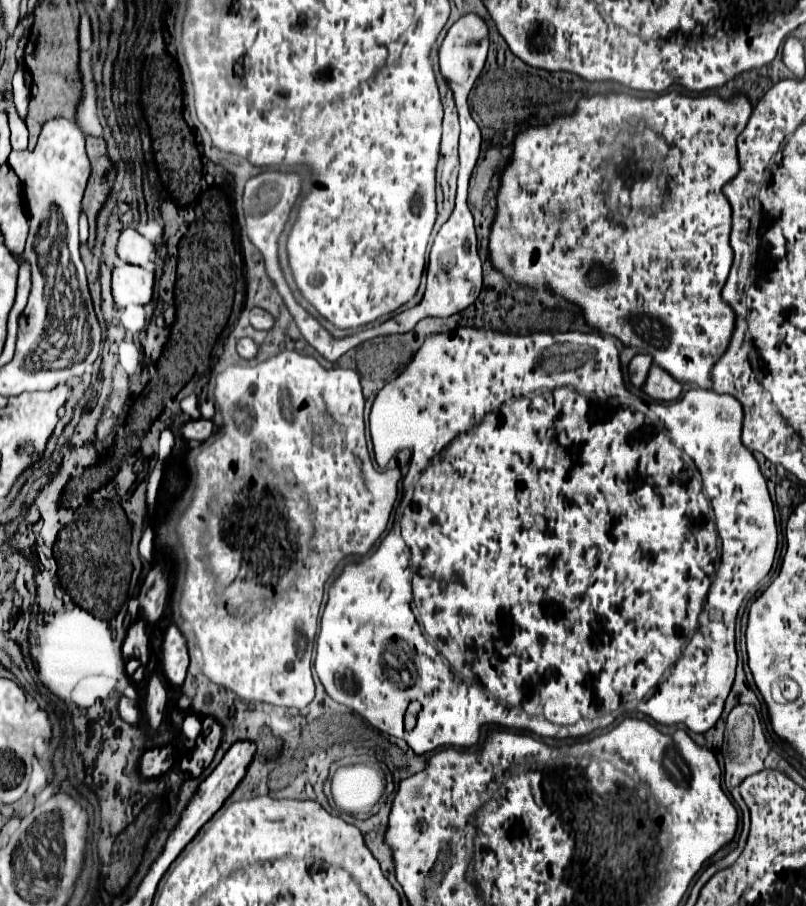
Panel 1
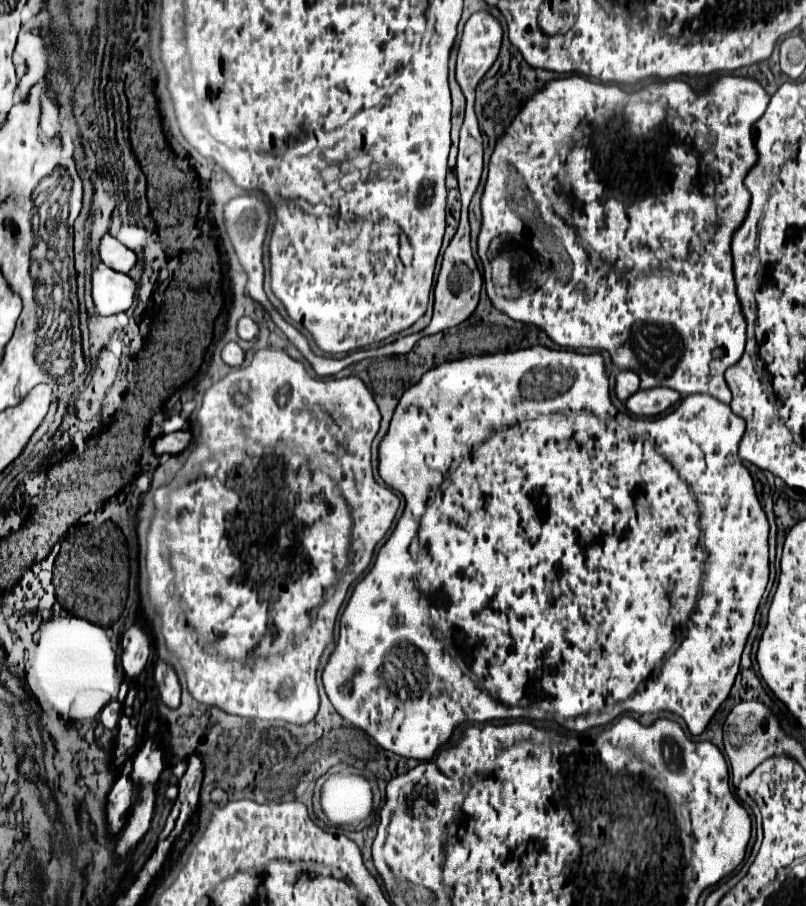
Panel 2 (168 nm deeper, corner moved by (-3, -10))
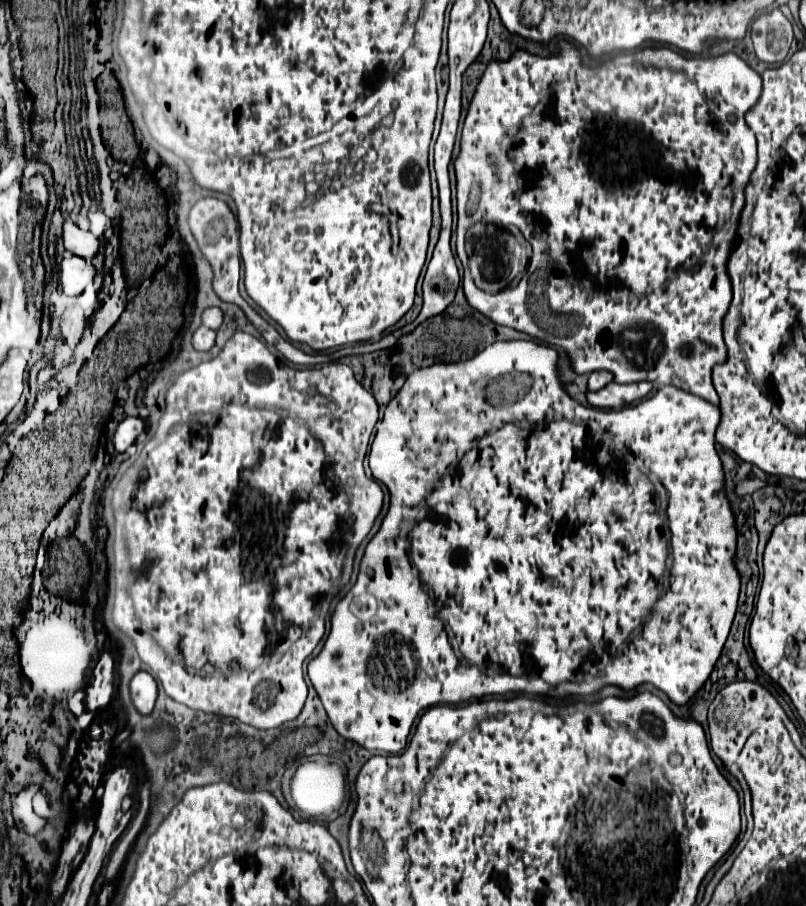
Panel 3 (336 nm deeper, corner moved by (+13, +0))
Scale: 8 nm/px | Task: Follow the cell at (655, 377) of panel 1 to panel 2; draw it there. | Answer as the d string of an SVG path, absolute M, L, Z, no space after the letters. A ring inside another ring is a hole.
M652 387L652 389L640 389L636 391L628 401L628 411L636 415L660 415L666 409L674 407L680 401L680 395L668 387Z

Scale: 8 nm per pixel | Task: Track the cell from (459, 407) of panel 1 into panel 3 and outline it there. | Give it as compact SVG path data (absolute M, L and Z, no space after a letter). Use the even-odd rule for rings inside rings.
M498 341L488 345L482 353L478 353L468 361L438 363L414 371L412 375L408 375L406 383L396 393L396 397L388 403L384 411L384 419L378 425L376 437L370 445L368 459L370 459L372 477L384 483L390 491L390 509L388 515L384 517L380 531L372 537L372 541L366 547L366 555L362 559L356 585L336 605L336 611L332 615L332 627L320 655L308 663L308 677L318 697L322 699L330 723L344 739L354 741L360 747L372 751L400 753L408 741L408 733L414 723L414 717L418 717L428 707L510 692L546 695L548 693L546 683L548 689L552 691L550 695L560 695L560 697L590 695L604 685L620 685L624 689L634 689L640 683L652 683L654 687L664 691L676 705L684 705L710 677L714 663L720 657L720 651L728 639L730 625L736 615L738 593L740 593L740 575L732 561L736 553L734 515L724 495L722 463L714 449L714 431L720 423L720 409L696 395L690 395L682 389L668 385L668 387L660 387L652 399L646 399L634 407L630 405L619 410L594 411L590 407L572 401L564 393L556 375L556 361L558 355L552 347L544 347L534 341ZM512 373L514 373L514 393L516 395L526 393L526 395L522 399L516 399L514 403L504 399L504 405L492 407L488 401L492 393L490 387L494 387L496 379L502 381L504 375L512 375ZM528 417L532 417L532 423L528 423ZM636 457L650 465L650 471L660 479L660 483L668 491L666 527L664 527L664 519L658 515L658 509L654 505L654 485L634 465ZM418 509L420 513L416 513L416 521L412 521L410 531L414 531L414 527L420 525L424 527L424 575L420 573L420 581L416 567L412 567L408 557L408 537L406 539L398 537L400 531L406 531L410 527L406 525L406 521L410 521L414 511ZM368 551L372 561L368 561ZM668 557L672 557L672 567L670 567L670 583L668 589L664 591L664 585L660 587L660 581L666 571ZM432 603L438 609L438 615L434 613ZM366 609L370 613L364 613ZM442 619L452 627L456 641L460 641L462 657L466 661L460 661L456 657L452 643L444 631ZM628 639L632 641L626 647L624 643ZM530 675L538 675L538 677L530 677Z

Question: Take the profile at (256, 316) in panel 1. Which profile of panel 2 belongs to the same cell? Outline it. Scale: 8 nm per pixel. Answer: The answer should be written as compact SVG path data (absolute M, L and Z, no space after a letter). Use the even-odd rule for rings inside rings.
M242 317L238 321L238 335L240 335L240 339L252 339L252 337L256 337L256 333L258 333L258 325L256 325L254 319Z

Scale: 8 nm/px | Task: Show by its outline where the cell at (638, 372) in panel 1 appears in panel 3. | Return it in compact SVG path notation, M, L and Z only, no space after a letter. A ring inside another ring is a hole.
M594 371L588 379L588 391L600 391L600 387L606 387L612 379L614 375L608 371Z

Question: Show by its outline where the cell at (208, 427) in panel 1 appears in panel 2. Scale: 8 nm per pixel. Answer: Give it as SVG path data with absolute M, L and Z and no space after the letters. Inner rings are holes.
M184 429L184 431L176 431L176 433L168 433L168 435L162 435L156 439L154 443L154 451L158 455L162 453L182 453L184 449L188 449L192 443L192 431L190 429Z

